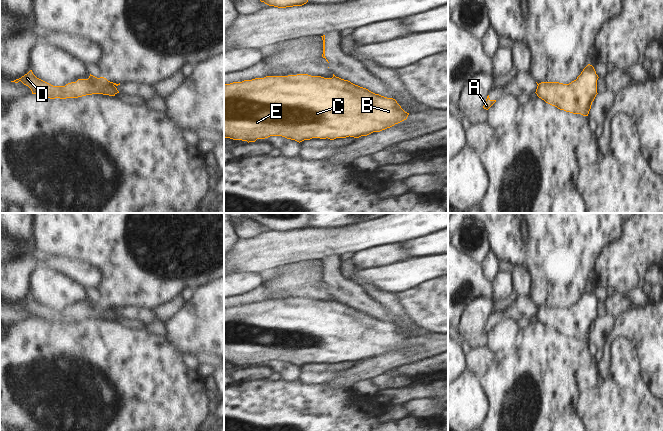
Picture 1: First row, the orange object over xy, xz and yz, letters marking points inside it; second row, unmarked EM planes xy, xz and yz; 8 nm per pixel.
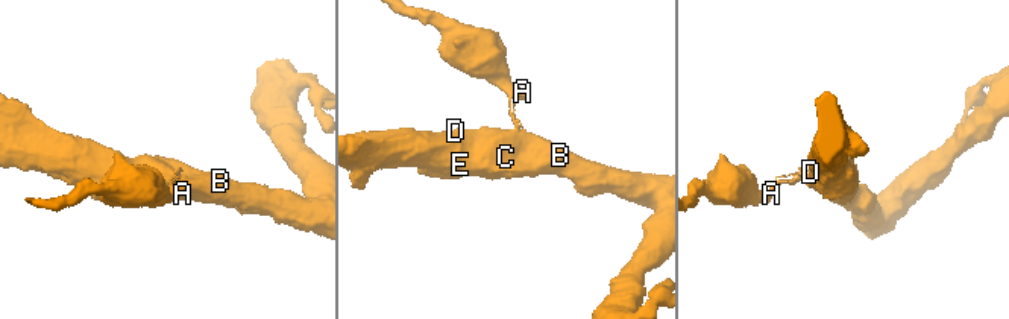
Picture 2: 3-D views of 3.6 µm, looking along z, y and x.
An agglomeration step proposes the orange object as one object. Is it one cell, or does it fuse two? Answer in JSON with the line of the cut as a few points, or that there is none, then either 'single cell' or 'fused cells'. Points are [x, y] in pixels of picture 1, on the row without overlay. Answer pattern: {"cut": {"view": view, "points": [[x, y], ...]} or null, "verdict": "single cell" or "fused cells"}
{"cut": {"view": "xy", "points": [[109, 306], [113, 310]]}, "verdict": "fused cells"}

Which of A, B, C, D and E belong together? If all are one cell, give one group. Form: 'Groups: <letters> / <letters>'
Groups: A / B C D E

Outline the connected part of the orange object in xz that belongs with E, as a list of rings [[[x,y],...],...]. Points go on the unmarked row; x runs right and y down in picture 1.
[[[297,298],[288,300],[266,300],[264,302],[255,302],[252,304],[244,304],[242,306],[224,308],[224,362],[247,365],[248,367],[255,366],[257,363],[265,363],[270,360],[282,360],[287,363],[295,364],[299,367],[312,362],[328,362],[330,364],[334,364],[336,362],[346,362],[349,360],[359,362],[361,360],[367,360],[373,356],[380,356],[390,352],[395,348],[406,344],[408,339],[409,337],[405,336],[395,323],[375,318],[366,312],[355,309],[350,305],[339,301],[324,302],[308,298]]]

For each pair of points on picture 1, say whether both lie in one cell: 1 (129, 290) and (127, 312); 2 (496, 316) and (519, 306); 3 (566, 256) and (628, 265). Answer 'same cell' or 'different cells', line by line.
1: different cells
2: same cell
3: different cells

